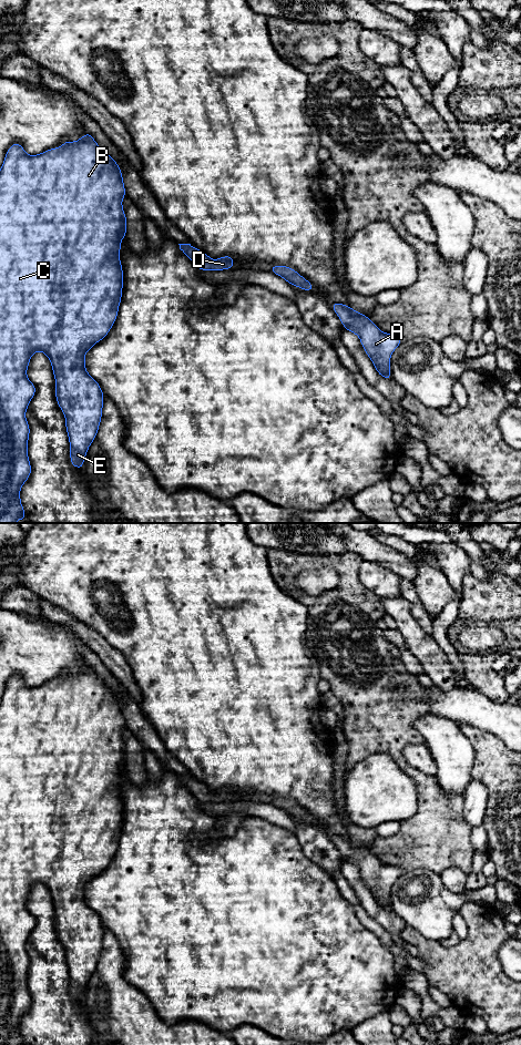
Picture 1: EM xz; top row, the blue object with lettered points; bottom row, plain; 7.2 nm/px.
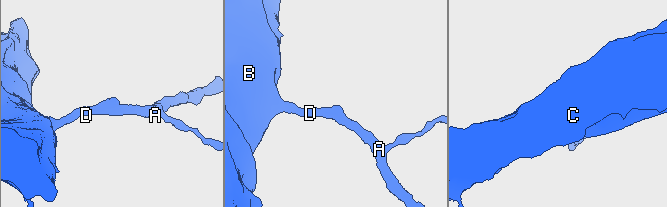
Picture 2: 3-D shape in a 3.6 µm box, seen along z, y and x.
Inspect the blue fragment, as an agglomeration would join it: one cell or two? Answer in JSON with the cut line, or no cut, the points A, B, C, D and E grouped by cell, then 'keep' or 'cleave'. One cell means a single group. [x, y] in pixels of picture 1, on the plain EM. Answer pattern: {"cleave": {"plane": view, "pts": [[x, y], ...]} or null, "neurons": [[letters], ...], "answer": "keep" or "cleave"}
{"cleave": null, "neurons": [["A", "B", "C", "D", "E"]], "answer": "keep"}

